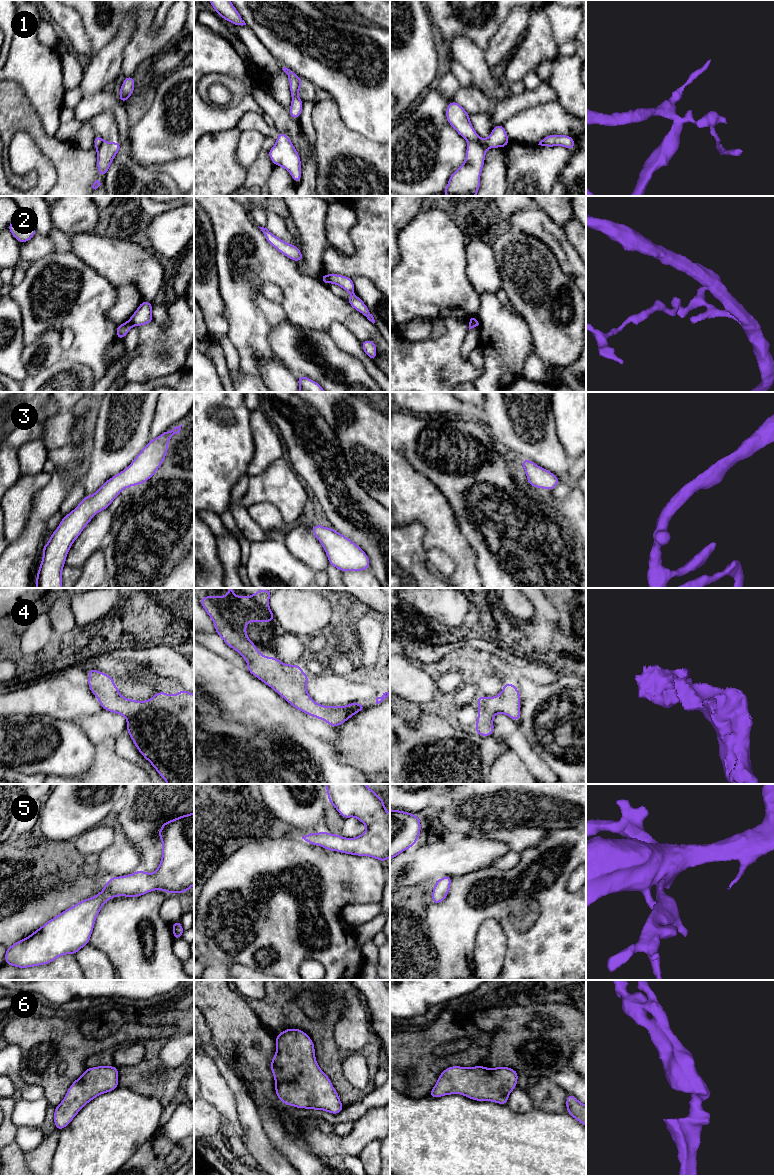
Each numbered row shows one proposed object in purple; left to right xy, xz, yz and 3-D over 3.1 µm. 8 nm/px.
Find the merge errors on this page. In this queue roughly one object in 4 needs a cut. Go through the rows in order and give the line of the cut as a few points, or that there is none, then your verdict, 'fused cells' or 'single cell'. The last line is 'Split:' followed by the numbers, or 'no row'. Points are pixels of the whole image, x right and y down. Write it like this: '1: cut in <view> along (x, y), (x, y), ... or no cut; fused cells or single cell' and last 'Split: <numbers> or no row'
1: cut in yz along (468, 141), (478, 141), (486, 148); fused cells
2: cut in xz along (326, 275), (328, 282); fused cells
3: no cut; single cell
4: no cut; single cell
5: no cut; single cell
6: no cut; single cell
Split: 1, 2

